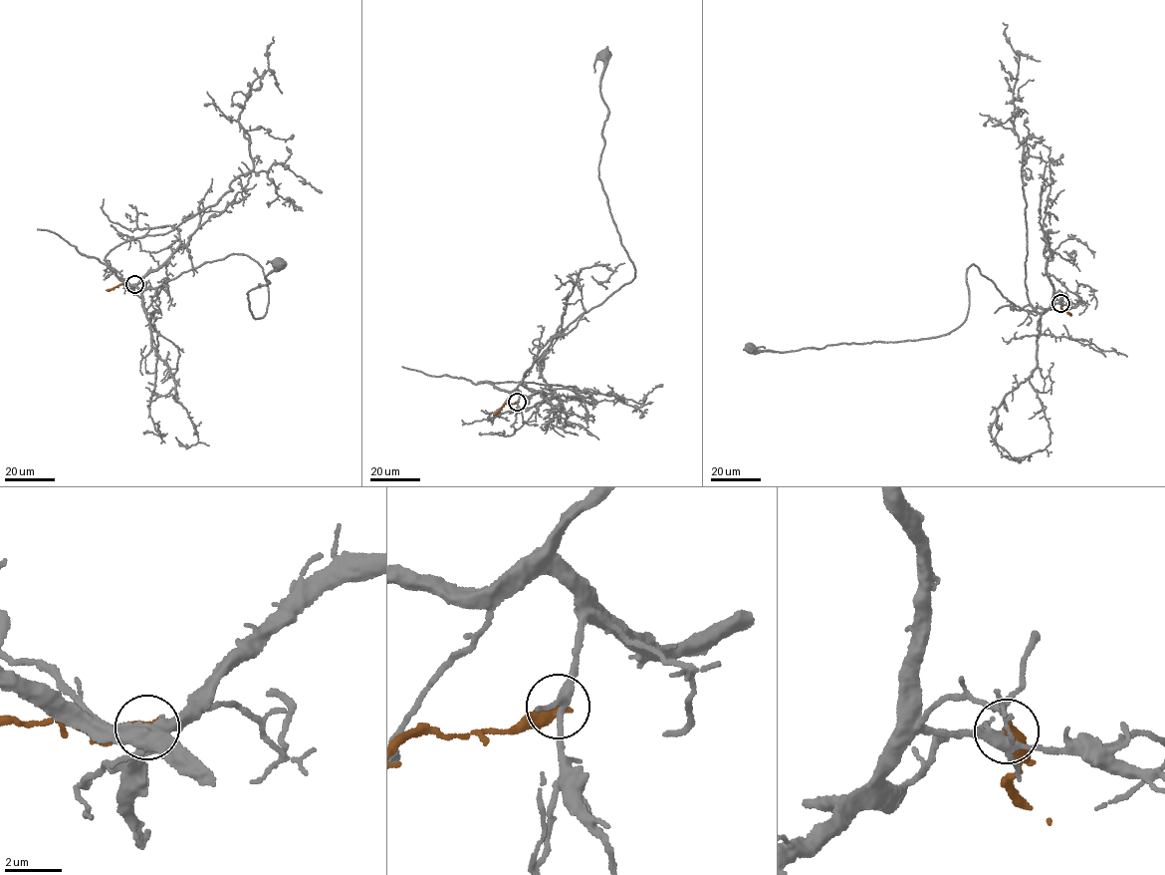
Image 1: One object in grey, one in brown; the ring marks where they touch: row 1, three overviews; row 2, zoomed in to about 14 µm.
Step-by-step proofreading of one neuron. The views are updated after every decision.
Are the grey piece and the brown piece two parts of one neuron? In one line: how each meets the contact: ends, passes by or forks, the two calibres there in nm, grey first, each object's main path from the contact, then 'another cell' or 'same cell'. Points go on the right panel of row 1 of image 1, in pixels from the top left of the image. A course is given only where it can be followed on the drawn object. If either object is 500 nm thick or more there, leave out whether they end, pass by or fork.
grey forks; brown ends; calibres 280 and 480 nm; course grey (1060, 303), (1040, 313), (1016, 306), (974, 263), (966, 273), (966, 320), (943, 335), (788, 351), (751, 349); course brown (1060, 303), (1060, 307), (1071, 315); another cell

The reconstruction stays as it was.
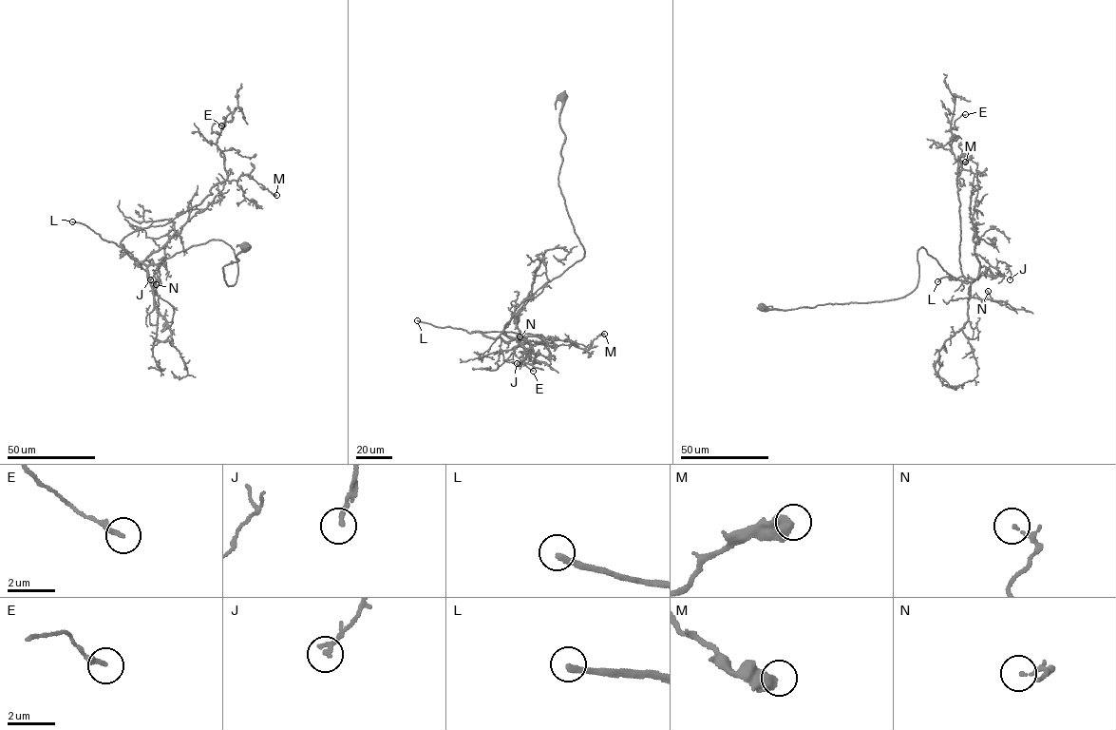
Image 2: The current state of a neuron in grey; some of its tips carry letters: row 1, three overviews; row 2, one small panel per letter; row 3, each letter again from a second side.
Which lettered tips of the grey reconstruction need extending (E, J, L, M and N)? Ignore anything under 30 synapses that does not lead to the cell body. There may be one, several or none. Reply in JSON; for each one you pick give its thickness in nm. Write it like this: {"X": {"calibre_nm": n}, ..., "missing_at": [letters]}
{"L": {"calibre_nm": 240}, "missing_at": ["L"]}

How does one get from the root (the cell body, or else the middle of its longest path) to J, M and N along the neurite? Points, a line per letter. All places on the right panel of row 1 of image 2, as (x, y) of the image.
J: (762, 307), (903, 297), (922, 246), (956, 278), (976, 278), (975, 255), (1005, 262), (1010, 279)
M: (762, 307), (903, 297), (922, 246), (952, 277), (976, 279), (959, 259), (957, 173), (965, 162)
N: (762, 307), (903, 297), (917, 284), (922, 246), (943, 270), (970, 282), (968, 297), (991, 298), (988, 291)

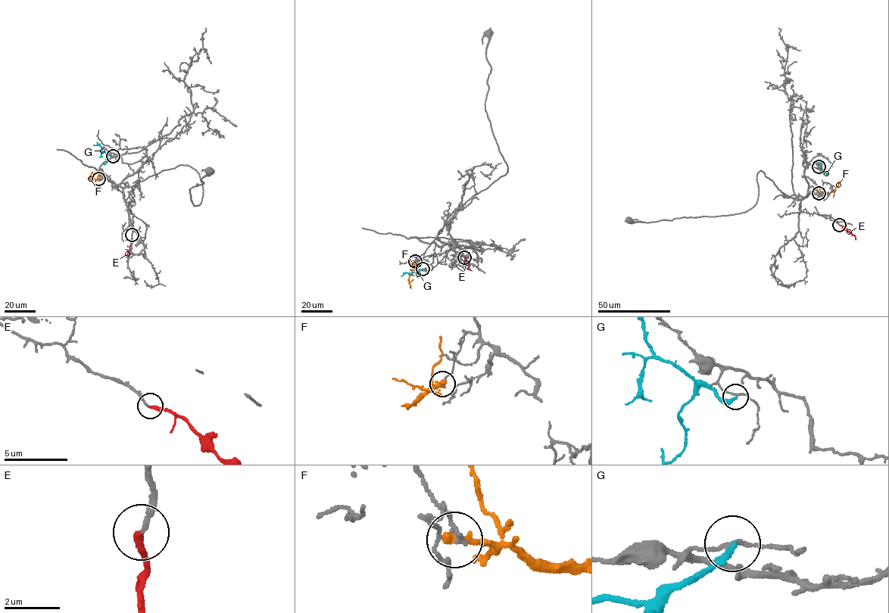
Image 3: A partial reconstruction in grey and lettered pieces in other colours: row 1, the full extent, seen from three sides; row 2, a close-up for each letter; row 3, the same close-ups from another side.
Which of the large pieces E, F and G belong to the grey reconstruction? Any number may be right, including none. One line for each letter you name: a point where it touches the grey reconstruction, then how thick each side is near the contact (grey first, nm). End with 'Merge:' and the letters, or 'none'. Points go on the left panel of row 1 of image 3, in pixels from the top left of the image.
E: (132, 234) | 170/280 nm
Merge: E

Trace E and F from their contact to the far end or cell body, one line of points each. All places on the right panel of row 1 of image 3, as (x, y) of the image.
E: (839, 225), (853, 234), (856, 239)
F: (818, 193), (828, 194), (838, 185), (839, 181)

